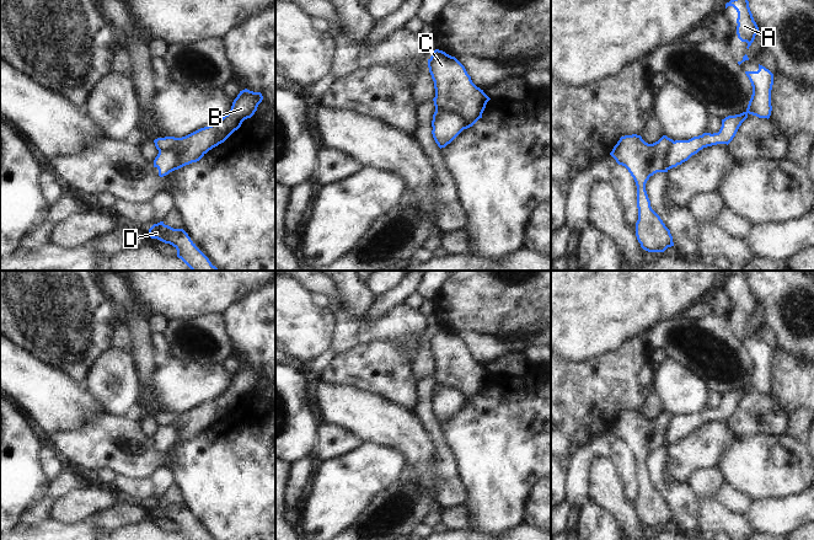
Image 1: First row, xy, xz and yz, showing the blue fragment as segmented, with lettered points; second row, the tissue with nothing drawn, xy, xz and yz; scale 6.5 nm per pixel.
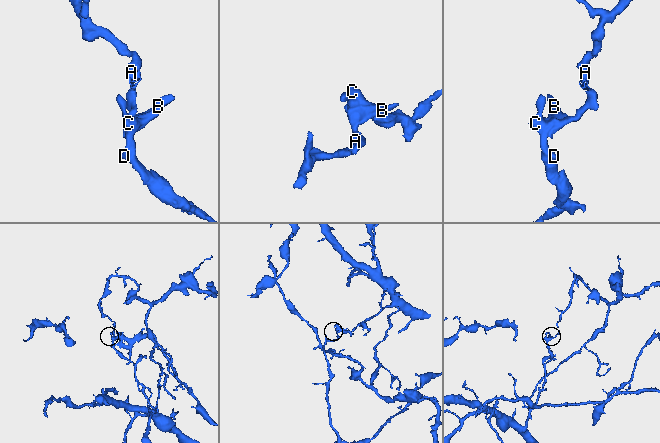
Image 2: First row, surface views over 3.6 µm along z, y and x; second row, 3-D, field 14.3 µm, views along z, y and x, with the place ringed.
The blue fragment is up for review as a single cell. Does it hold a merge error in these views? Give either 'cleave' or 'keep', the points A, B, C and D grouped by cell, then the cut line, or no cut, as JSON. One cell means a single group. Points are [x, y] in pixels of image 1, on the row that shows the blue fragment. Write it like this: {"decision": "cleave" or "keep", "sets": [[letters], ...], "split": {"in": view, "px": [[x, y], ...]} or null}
{"decision": "cleave", "sets": [["A"], ["B", "C", "D"]], "split": {"in": "xz", "px": [[435, 111], [455, 113], [462, 121], [464, 128]]}}

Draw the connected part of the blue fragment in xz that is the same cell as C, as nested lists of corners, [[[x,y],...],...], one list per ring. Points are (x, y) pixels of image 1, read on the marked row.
[[[435,49],[428,59],[428,68],[434,81],[435,112],[450,112],[464,121],[464,129],[472,127],[491,100],[477,87],[465,66],[443,50]]]

